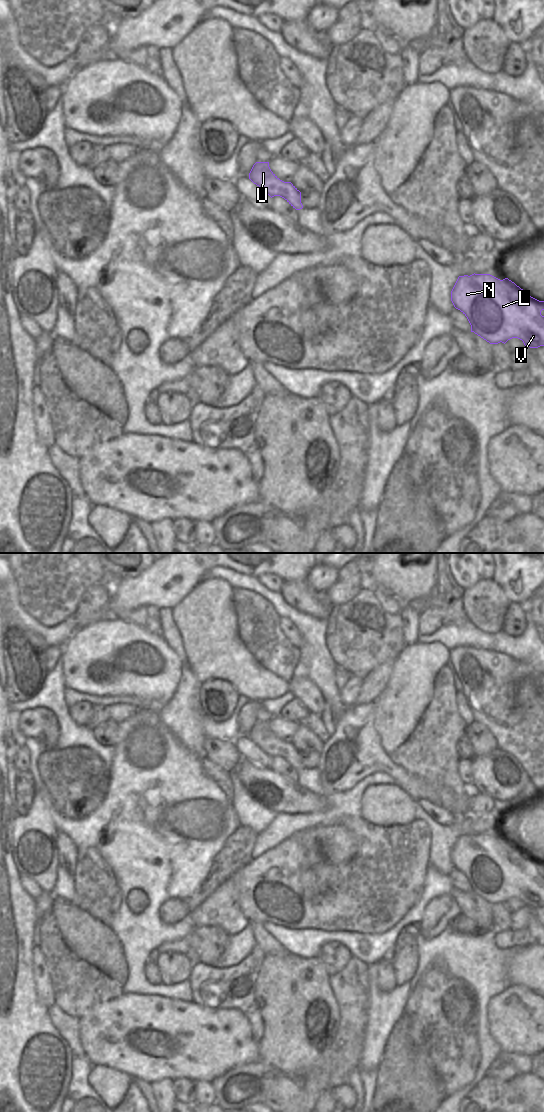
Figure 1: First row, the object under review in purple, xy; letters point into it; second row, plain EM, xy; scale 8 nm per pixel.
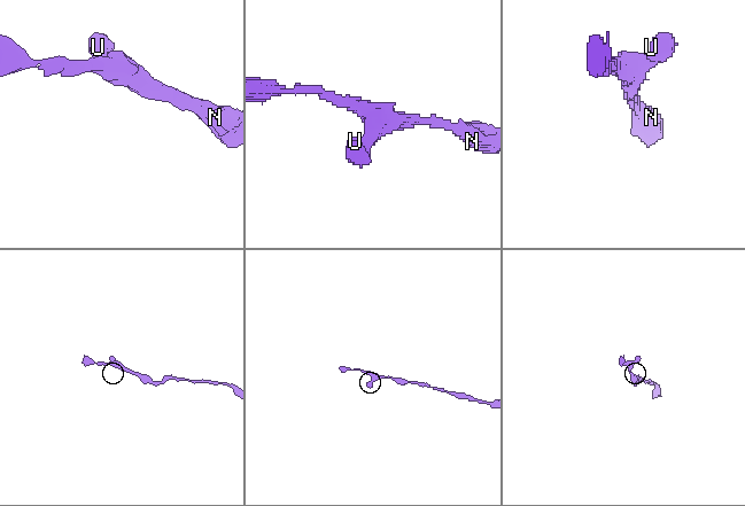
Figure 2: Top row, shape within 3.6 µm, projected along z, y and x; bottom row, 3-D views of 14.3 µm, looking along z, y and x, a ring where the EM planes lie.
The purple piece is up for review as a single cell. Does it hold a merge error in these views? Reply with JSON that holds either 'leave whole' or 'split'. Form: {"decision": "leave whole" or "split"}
{"decision": "leave whole"}

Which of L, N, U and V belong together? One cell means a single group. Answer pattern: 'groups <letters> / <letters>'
groups L N U V

